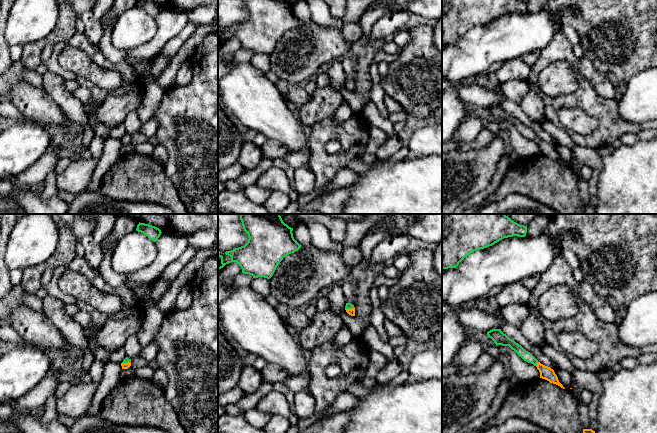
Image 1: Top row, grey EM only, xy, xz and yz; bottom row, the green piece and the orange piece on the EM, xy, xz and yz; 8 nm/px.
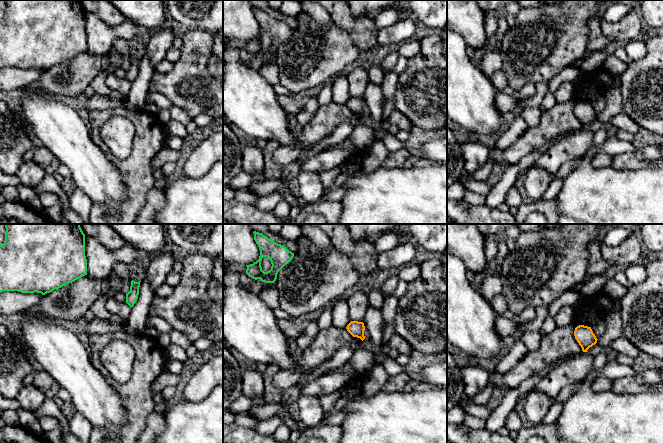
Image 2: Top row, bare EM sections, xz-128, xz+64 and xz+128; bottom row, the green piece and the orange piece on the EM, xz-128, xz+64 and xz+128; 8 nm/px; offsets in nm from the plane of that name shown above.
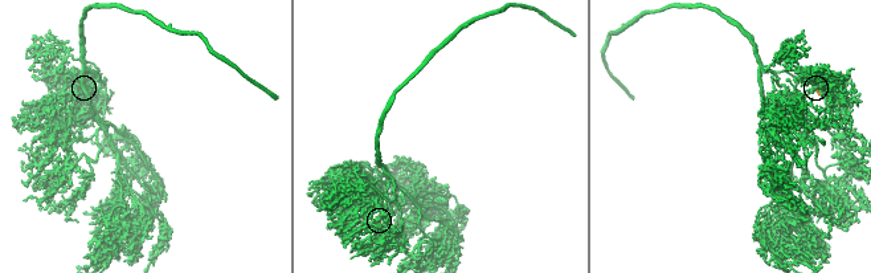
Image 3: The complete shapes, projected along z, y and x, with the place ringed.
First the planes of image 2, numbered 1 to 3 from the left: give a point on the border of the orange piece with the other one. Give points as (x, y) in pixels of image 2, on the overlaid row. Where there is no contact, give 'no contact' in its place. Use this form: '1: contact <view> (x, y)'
1: no contact
2: no contact
3: no contact

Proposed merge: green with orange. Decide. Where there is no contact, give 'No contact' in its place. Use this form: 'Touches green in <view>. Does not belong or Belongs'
Touches green in yz. Belongs

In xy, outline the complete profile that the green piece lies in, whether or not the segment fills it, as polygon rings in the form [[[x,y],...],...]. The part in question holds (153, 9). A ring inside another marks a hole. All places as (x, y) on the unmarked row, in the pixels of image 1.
[[[138,0],[136,7],[143,9],[150,16],[156,18],[161,11],[161,6],[155,2],[149,0]]]

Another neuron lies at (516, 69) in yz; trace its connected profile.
[[[518,57],[503,63],[493,73],[499,84],[513,80],[526,81],[530,73],[530,66],[523,57]]]

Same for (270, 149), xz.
[[[266,141],[260,146],[263,156],[270,159],[284,158],[289,151],[280,143]]]

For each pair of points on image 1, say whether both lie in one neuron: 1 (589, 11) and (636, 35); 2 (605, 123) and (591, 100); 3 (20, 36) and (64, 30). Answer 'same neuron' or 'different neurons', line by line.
1: same neuron
2: same neuron
3: different neurons

